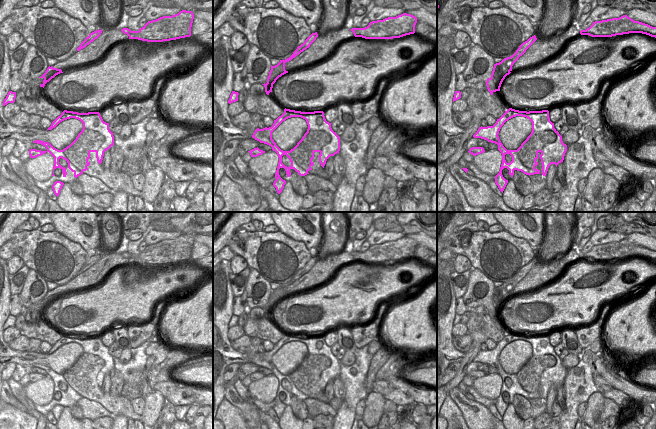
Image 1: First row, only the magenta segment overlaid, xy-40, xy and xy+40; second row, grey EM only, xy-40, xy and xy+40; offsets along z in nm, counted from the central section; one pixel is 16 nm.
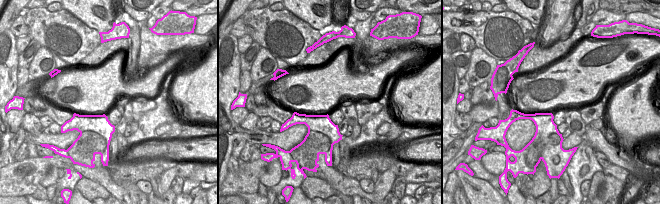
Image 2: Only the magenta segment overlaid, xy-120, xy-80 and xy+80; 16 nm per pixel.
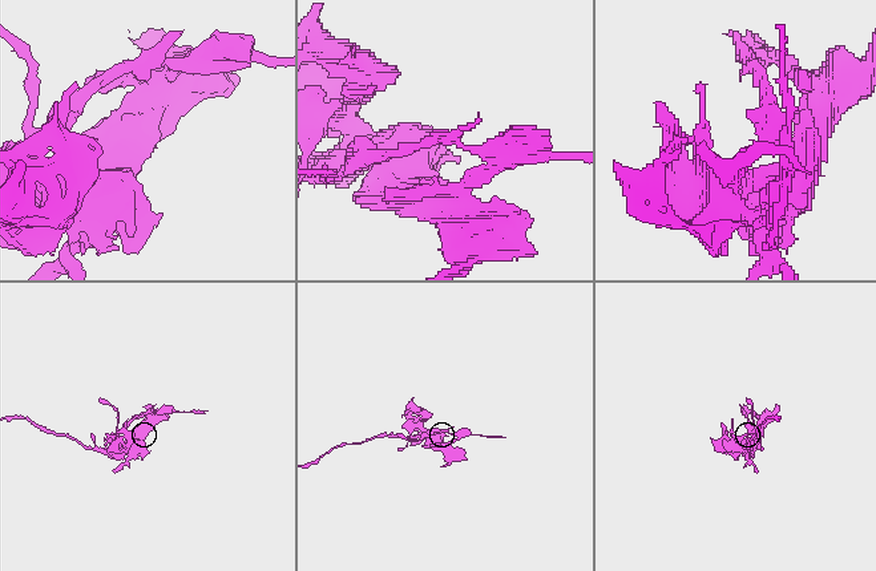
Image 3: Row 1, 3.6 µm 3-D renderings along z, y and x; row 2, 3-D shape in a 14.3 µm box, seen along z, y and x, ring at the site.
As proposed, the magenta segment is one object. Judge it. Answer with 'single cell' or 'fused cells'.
fused cells

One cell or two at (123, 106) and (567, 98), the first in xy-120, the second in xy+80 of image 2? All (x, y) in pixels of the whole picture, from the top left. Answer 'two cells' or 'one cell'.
two cells

